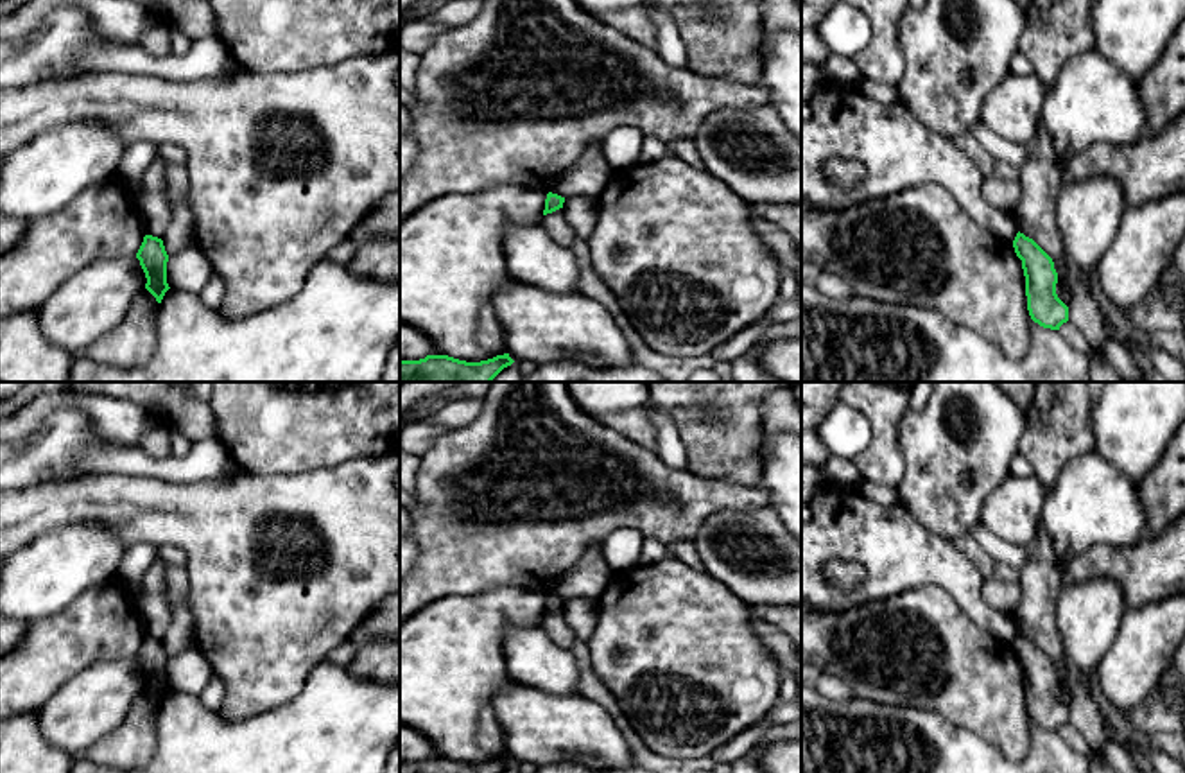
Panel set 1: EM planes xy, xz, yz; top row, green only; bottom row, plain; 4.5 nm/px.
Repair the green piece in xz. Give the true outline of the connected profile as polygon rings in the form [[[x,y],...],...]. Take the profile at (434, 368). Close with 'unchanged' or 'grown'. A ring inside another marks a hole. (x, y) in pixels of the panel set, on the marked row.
[[[509,353],[480,362],[466,362],[448,355],[427,355],[420,360],[400,360],[400,382],[491,382],[513,362]]]; unchanged

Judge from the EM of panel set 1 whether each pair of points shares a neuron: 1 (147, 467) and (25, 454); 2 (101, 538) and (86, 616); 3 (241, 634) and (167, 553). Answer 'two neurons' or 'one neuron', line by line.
1: one neuron
2: two neurons
3: two neurons

